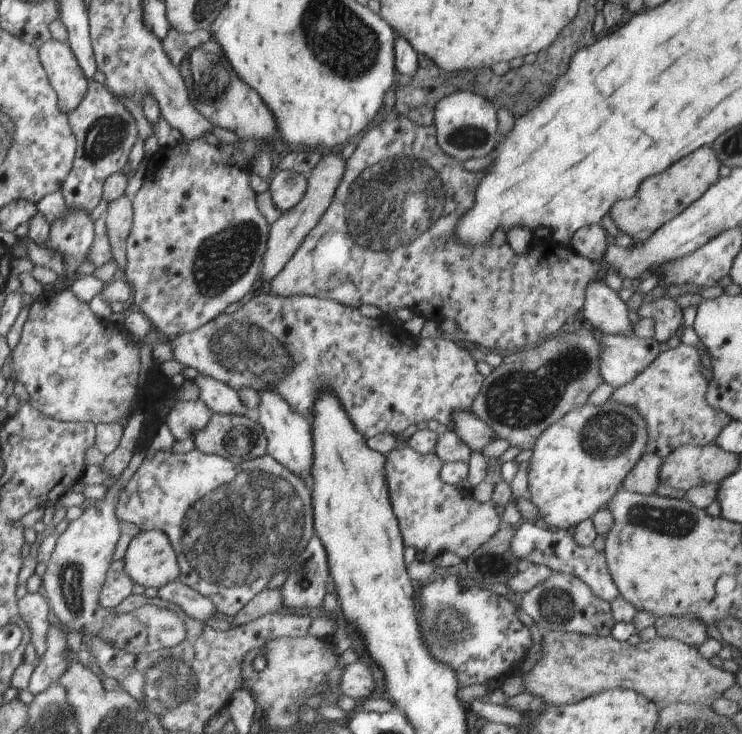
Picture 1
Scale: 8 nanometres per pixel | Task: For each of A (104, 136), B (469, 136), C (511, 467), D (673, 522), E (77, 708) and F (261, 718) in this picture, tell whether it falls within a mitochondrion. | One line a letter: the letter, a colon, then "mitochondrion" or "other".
A: mitochondrion
B: mitochondrion
C: other
D: mitochondrion
E: mitochondrion
F: other

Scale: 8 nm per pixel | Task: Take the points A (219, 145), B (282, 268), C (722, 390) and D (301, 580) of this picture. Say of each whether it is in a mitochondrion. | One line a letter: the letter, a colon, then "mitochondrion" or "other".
A: other
B: other
C: other
D: mitochondrion

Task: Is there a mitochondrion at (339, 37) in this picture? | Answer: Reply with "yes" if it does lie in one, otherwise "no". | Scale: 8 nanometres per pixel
yes

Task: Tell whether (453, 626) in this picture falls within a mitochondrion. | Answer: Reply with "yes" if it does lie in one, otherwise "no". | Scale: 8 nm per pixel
yes

